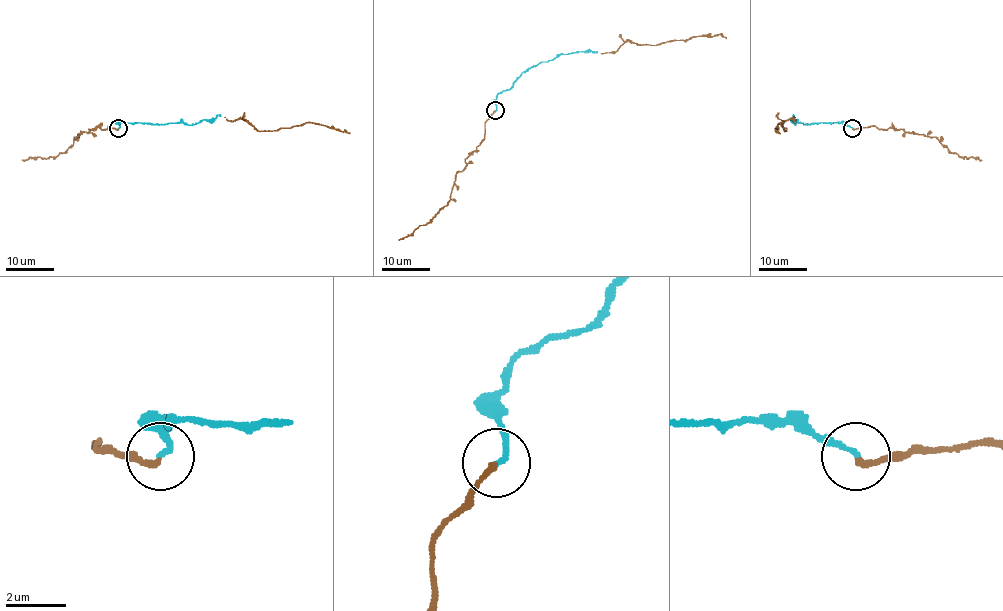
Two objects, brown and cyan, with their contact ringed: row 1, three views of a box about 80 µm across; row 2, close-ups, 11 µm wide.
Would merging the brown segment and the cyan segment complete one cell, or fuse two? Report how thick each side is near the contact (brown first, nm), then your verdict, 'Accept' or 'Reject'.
Thickness 170 nm (brown) against 180 nm. Accept

